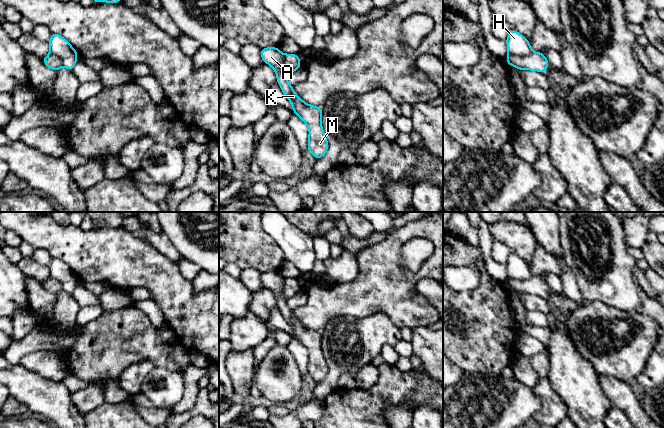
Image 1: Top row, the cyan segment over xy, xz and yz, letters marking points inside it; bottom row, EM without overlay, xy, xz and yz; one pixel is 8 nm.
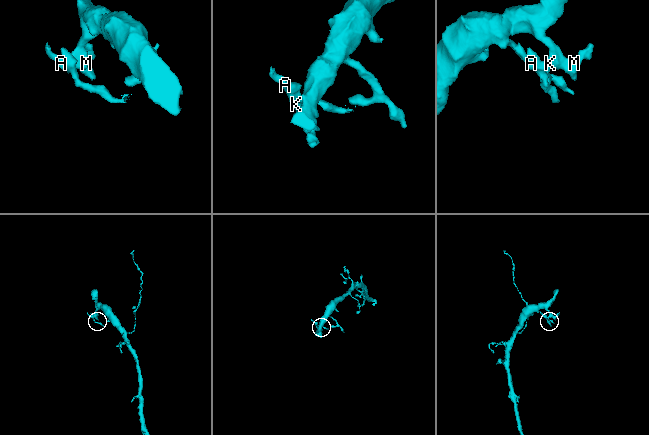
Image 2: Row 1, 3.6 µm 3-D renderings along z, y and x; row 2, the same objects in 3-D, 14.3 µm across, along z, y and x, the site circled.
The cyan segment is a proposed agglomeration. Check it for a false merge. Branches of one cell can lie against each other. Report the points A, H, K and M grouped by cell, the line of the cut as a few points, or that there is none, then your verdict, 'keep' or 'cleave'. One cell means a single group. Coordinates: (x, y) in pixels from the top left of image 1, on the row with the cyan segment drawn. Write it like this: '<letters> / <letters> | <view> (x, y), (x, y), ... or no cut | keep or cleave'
A K M / H | yz (508, 51), (522, 56), (528, 56), (532, 52) | cleave

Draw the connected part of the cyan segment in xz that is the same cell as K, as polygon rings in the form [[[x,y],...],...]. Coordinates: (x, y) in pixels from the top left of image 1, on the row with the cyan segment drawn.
[[[277,47],[261,48],[261,58],[275,71],[277,82],[296,114],[309,128],[308,152],[316,159],[320,159],[328,150],[328,141],[321,124],[322,107],[305,103],[287,82],[286,75],[282,72],[284,54]]]

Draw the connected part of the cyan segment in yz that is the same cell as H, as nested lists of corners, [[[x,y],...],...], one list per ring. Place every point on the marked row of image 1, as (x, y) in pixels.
[[[509,30],[506,43],[510,54],[523,57],[532,53],[530,42],[515,30]]]

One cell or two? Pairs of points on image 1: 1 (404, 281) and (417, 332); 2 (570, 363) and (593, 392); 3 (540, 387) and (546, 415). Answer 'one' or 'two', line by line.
1: two
2: one
3: one

